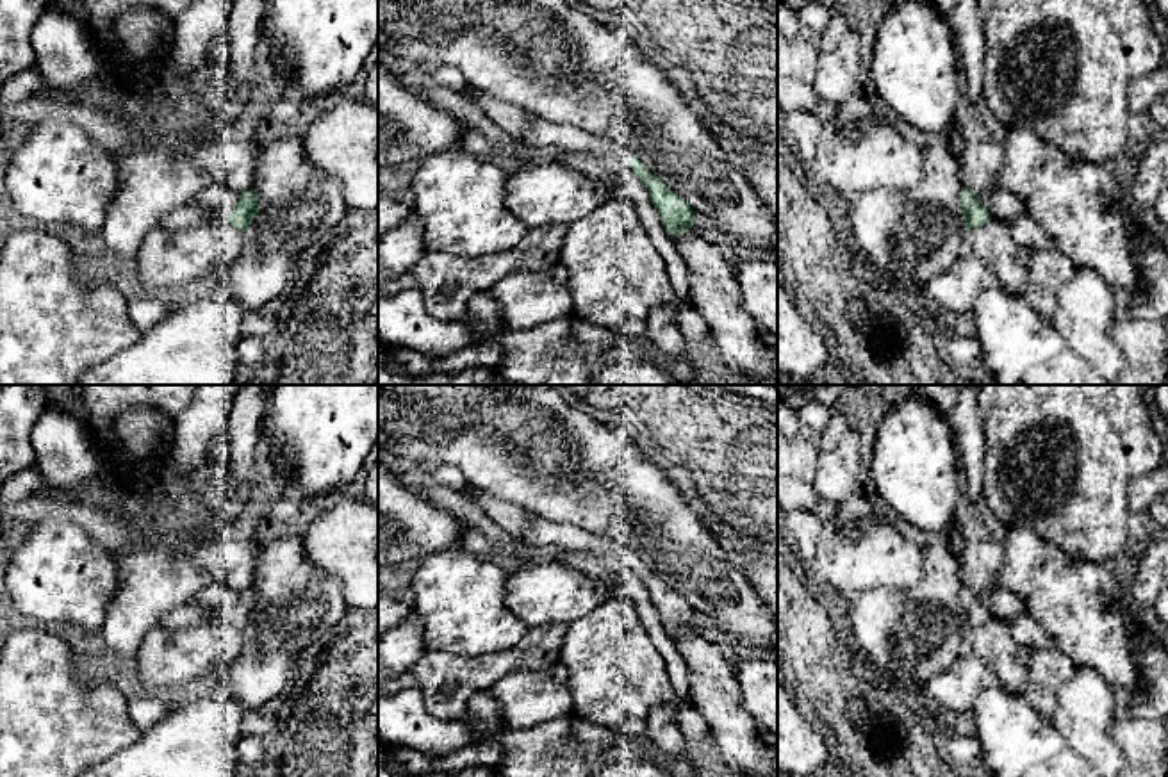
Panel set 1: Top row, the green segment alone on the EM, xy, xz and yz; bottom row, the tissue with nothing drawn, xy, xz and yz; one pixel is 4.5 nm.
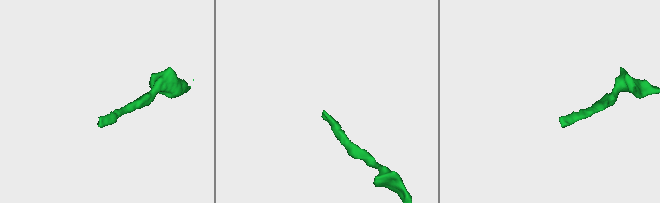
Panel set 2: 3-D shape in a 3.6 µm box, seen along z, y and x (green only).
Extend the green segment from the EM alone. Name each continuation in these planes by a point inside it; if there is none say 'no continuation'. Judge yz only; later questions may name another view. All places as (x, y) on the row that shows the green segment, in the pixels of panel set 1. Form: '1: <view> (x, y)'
no continuation

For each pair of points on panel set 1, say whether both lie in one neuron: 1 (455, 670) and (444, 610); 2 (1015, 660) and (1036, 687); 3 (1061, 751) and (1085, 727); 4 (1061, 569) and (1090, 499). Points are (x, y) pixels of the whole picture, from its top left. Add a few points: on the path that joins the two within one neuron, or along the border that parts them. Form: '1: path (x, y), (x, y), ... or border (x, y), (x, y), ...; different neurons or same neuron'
1: border (427, 649), (455, 654), (487, 654), (494, 651); different neurons
2: border (1033, 651), (1028, 662), (1028, 685), (1017, 694); different neurons
3: border (1049, 720), (1074, 752); different neurons
4: border (1031, 530), (1076, 556), (1104, 564); different neurons

